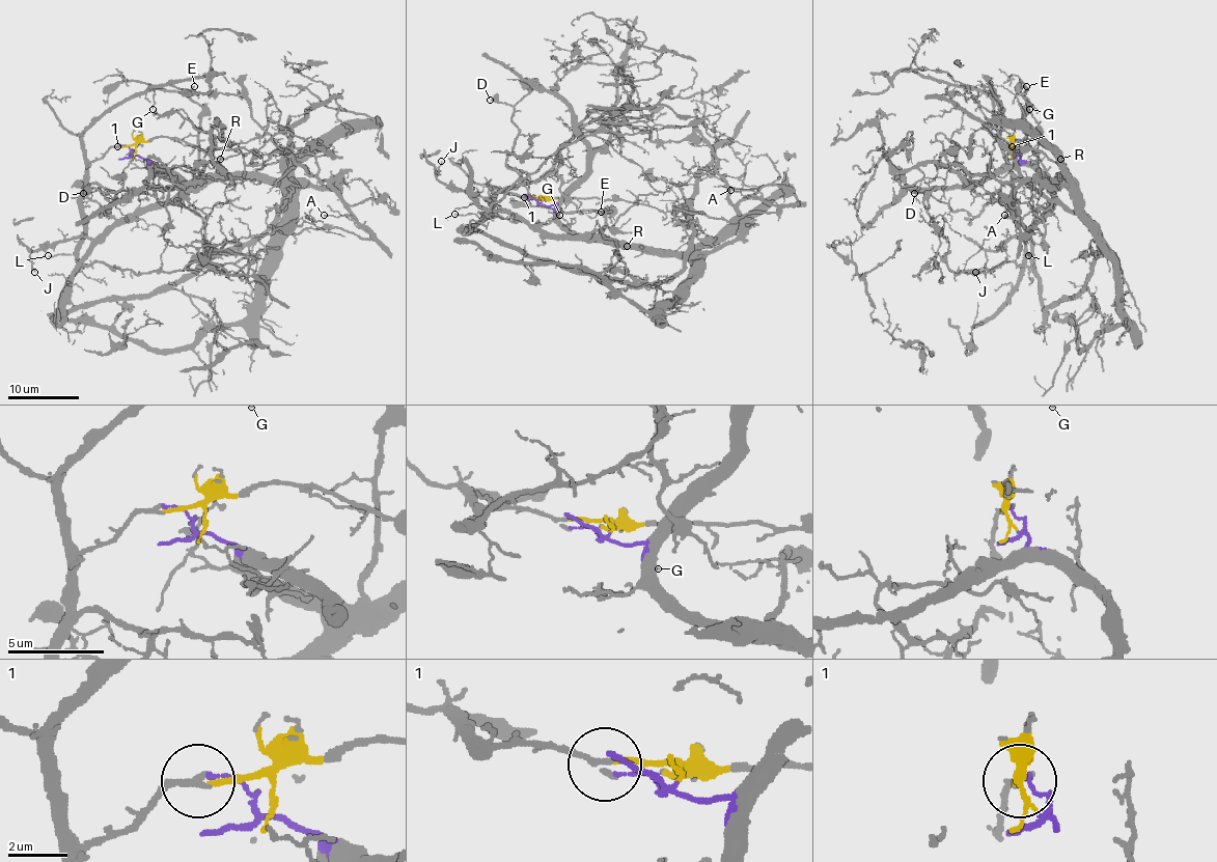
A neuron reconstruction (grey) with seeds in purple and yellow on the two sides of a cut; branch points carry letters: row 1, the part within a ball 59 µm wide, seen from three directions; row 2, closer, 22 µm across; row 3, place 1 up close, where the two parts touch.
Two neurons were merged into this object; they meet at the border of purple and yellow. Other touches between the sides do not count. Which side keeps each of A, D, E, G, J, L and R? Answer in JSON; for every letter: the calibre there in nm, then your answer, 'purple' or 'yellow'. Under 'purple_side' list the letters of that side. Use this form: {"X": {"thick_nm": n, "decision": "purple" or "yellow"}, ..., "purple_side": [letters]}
{"A": {"thick_nm": 90, "decision": "purple"}, "D": {"thick_nm": 440, "decision": "yellow"}, "E": {"thick_nm": 110, "decision": "purple"}, "G": {"thick_nm": 130, "decision": "purple"}, "J": {"thick_nm": 120, "decision": "purple"}, "L": {"thick_nm": 110, "decision": "yellow"}, "R": {"thick_nm": 120, "decision": "purple"}, "purple_side": ["A", "E", "G", "J", "R"]}

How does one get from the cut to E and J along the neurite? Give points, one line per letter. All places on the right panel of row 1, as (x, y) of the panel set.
E: (1015, 155), (1029, 161), (1051, 179), (1022, 124), (1026, 86)
J: (1015, 155), (1047, 178), (1051, 206), (1022, 239), (1012, 237), (987, 251), (987, 263), (976, 272)

